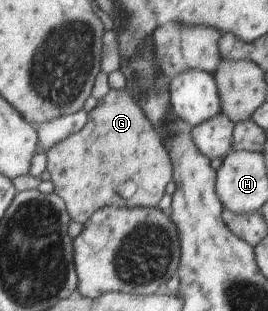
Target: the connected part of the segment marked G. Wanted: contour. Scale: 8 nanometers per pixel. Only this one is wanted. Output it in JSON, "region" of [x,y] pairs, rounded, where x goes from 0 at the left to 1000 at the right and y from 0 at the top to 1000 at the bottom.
{"region":[[[470,280],[414,286],[332,363],[325,402],[302,421],[269,428],[254,447],[194,466],[175,505],[175,547],[205,601],[201,621],[243,643],[265,704],[310,727],[396,666],[590,666],[649,576],[646,511],[631,479],[601,434],[590,434],[571,389],[545,373],[522,331]]]}

